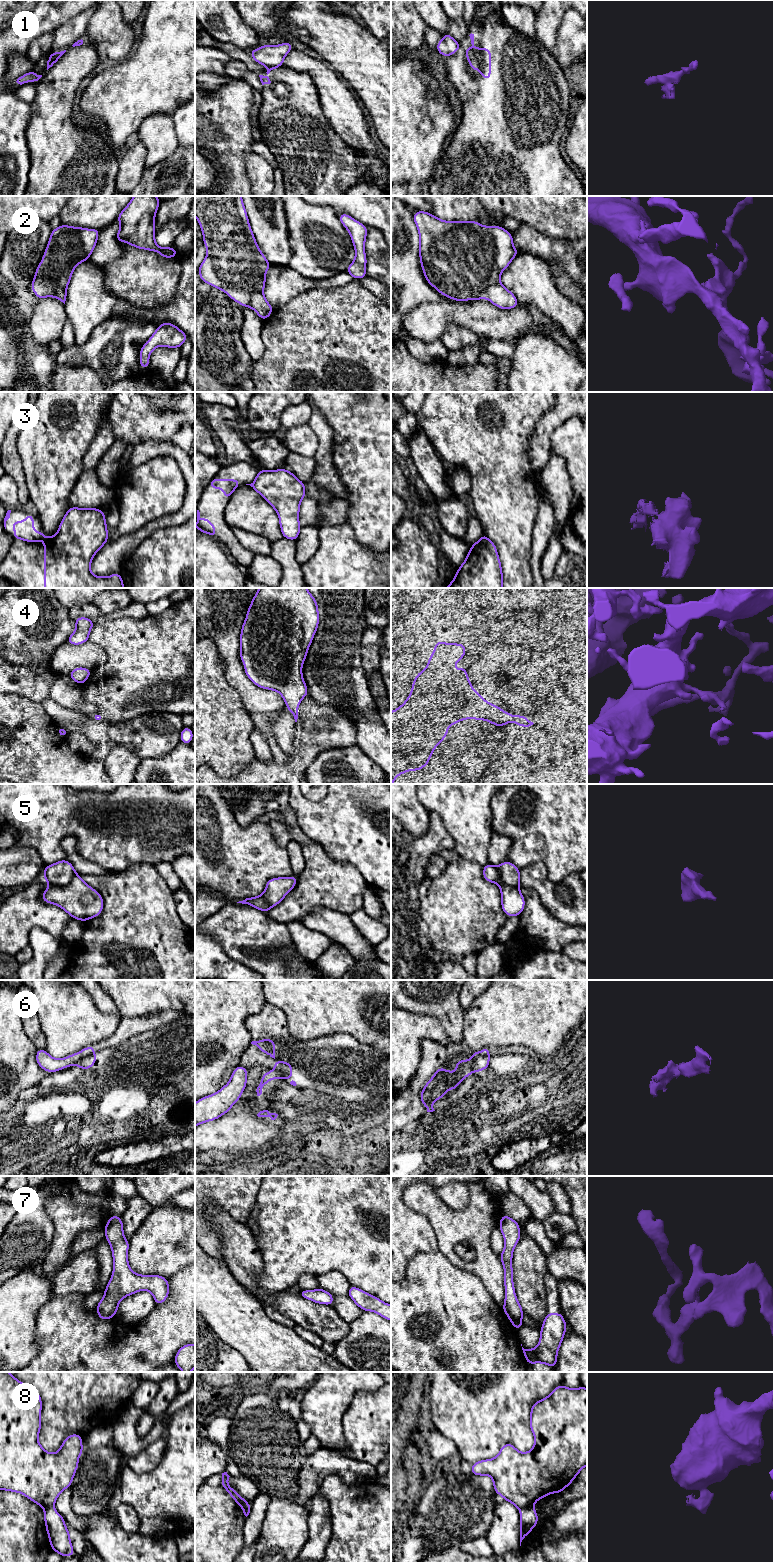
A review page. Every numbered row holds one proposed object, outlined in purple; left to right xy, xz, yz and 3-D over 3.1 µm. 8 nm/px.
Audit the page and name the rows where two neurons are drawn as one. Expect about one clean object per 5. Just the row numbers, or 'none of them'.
1, 2, 3, 5, 6, 8

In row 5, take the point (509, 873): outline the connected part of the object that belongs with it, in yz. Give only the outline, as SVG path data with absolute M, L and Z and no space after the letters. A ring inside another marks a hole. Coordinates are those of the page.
M505 861L497 866L496 869L503 883L511 887L519 887L520 869L512 862Z

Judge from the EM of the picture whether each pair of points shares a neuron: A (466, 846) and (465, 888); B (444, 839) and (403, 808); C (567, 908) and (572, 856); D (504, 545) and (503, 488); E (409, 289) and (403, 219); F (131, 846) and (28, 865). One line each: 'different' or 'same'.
A: different
B: different
C: different
D: same
E: same
F: different

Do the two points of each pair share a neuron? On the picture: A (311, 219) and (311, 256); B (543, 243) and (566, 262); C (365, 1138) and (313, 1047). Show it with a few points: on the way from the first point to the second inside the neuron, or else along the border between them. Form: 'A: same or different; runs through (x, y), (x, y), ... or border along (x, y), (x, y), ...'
A: same; runs through (311, 228), (311, 247)
B: same; runs through (549, 249), (554, 250), (560, 256)
C: same; runs through (341, 1118), (308, 1085), (300, 1070)

